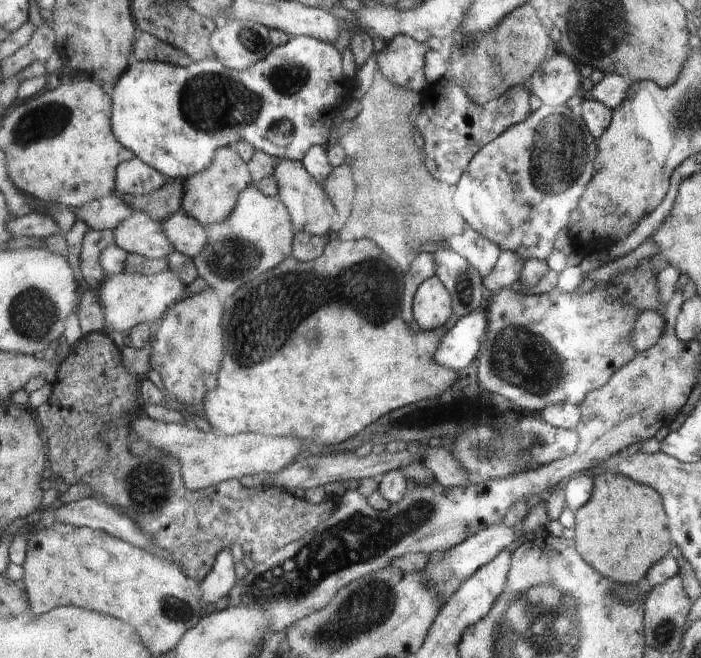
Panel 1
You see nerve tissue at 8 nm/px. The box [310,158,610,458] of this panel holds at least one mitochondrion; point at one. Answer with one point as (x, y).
(521, 359)

